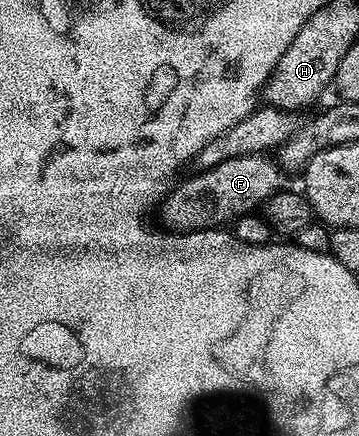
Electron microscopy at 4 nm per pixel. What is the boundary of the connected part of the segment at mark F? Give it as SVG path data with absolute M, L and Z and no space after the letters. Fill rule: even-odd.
M269 153L239 155L237 159L223 159L215 167L194 172L194 177L186 181L178 180L163 202L164 224L179 231L215 229L228 226L244 213L260 210L287 185L282 166L271 158Z

